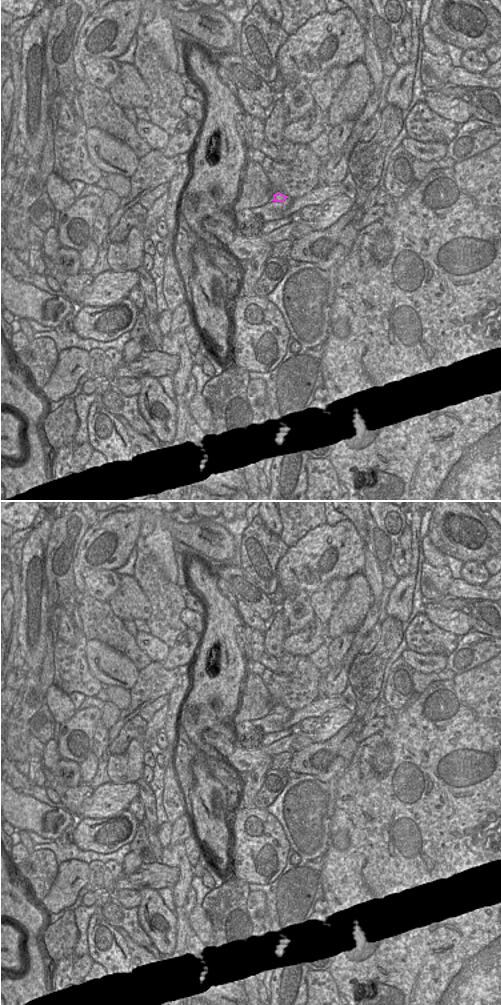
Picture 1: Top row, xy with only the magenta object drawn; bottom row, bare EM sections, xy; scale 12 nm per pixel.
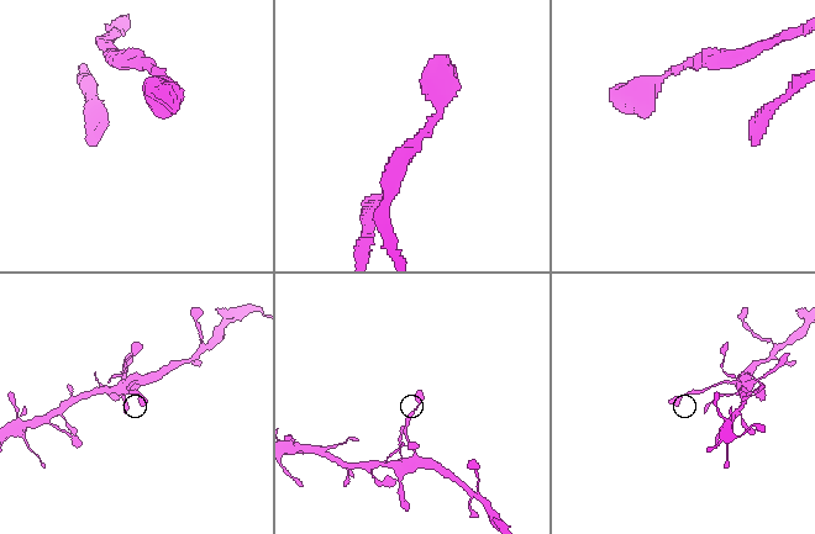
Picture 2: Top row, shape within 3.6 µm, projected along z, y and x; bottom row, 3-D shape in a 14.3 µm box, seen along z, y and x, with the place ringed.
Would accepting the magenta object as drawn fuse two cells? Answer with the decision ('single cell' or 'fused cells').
single cell

